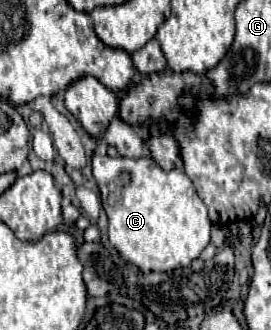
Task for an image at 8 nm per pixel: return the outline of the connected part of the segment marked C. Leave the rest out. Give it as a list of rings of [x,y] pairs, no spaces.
[[[92,156],[92,174],[108,214],[110,244],[142,272],[168,272],[188,266],[210,242],[210,218],[190,178],[182,170],[164,172],[152,158]]]

